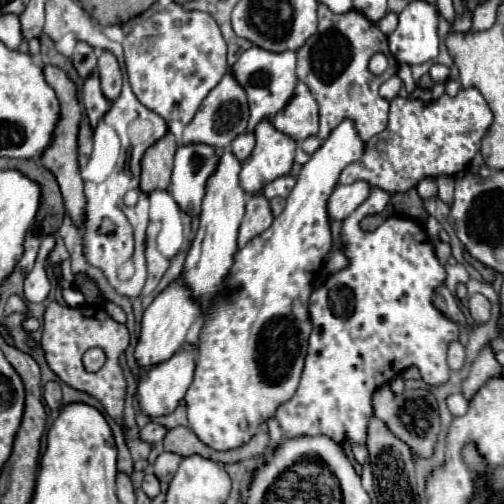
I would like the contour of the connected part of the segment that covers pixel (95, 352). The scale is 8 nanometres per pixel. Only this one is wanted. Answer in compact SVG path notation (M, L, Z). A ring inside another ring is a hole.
M88 349L84 353L84 367L88 371L98 371L106 361L106 353L102 349Z

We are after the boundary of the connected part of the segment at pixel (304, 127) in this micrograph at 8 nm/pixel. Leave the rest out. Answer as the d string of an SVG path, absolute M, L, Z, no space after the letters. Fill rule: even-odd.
M298 81L292 99L272 117L272 123L296 143L318 133L318 103L306 83Z

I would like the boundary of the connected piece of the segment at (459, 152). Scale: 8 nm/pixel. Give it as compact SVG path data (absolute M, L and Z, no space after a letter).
M460 87L456 97L444 93L436 101L394 97L390 101L390 119L386 129L366 143L364 161L350 163L342 171L342 183L366 181L390 193L406 193L426 177L454 177L468 169L470 161L480 151L480 143L492 121L494 115L488 103L474 87Z

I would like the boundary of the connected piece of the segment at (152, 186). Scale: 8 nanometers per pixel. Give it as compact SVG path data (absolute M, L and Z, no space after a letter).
M168 133L146 151L142 159L142 179L140 179L140 189L144 193L152 193L156 189L168 189L172 177L172 159L176 149L178 145L174 141L174 135Z

